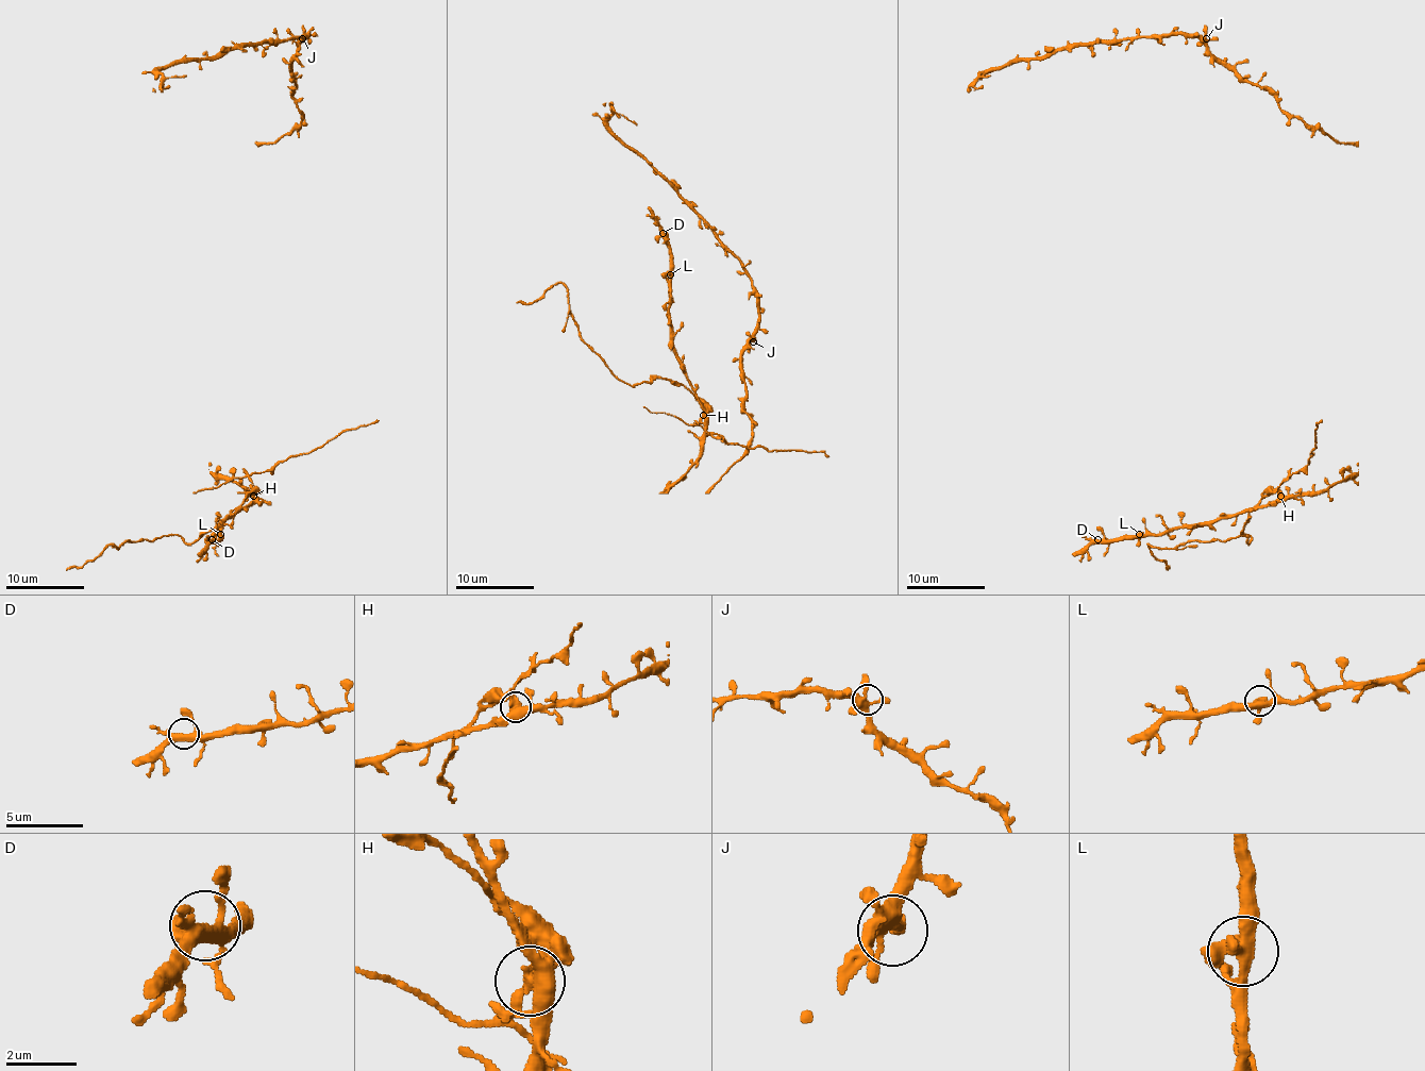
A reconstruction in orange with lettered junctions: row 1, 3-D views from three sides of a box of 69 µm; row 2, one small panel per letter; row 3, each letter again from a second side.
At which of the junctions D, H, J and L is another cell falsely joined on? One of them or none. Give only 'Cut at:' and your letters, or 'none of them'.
Cut at: H

